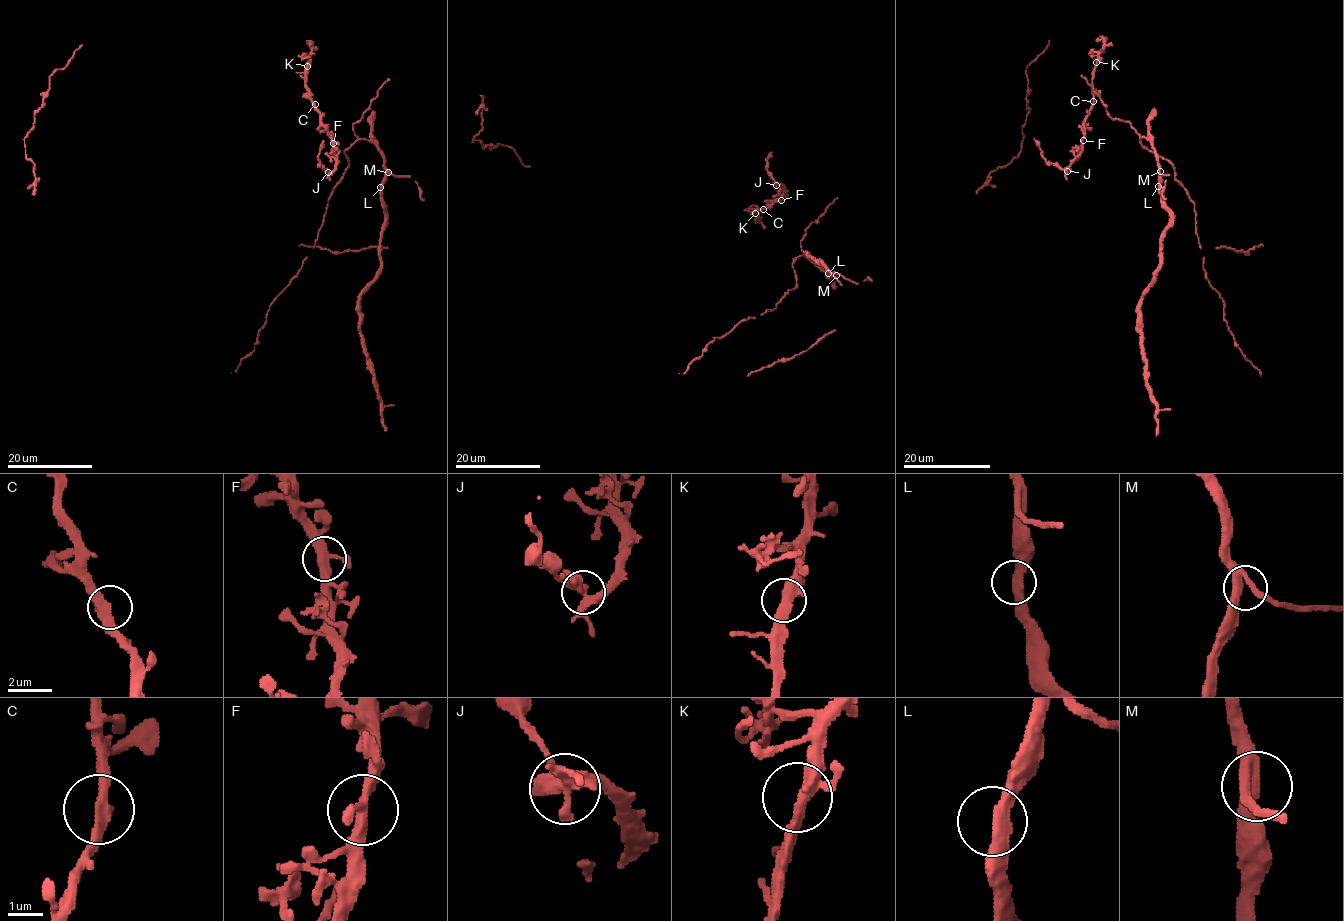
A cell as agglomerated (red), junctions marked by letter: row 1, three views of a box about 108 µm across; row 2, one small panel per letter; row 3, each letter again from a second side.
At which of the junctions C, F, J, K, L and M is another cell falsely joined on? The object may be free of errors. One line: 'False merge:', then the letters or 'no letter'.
False merge: J

